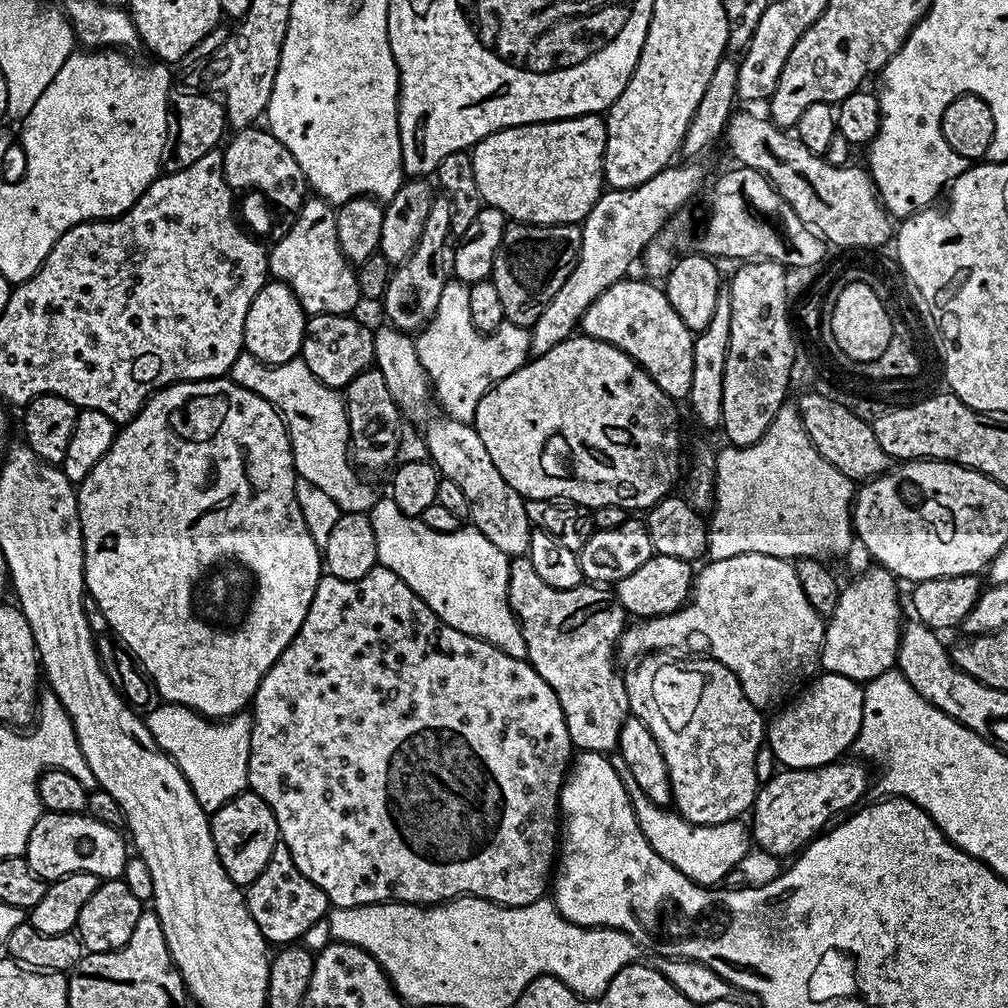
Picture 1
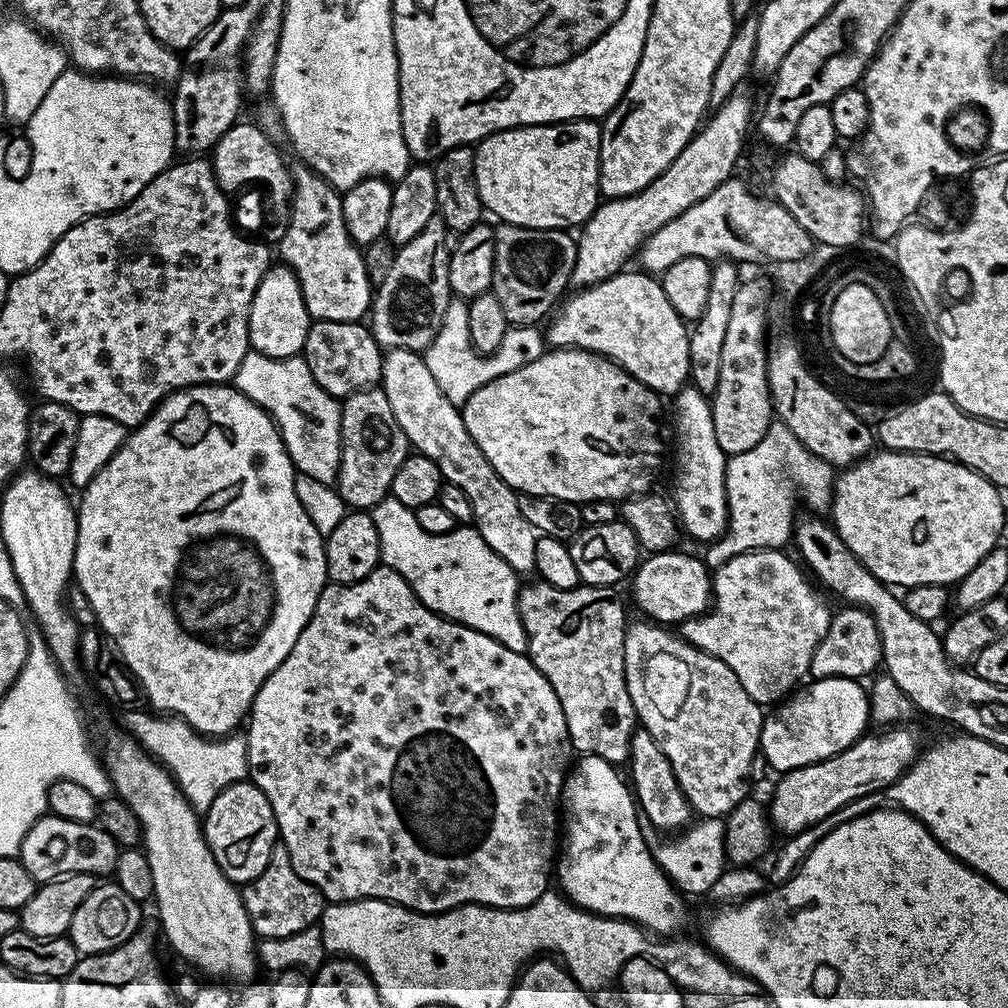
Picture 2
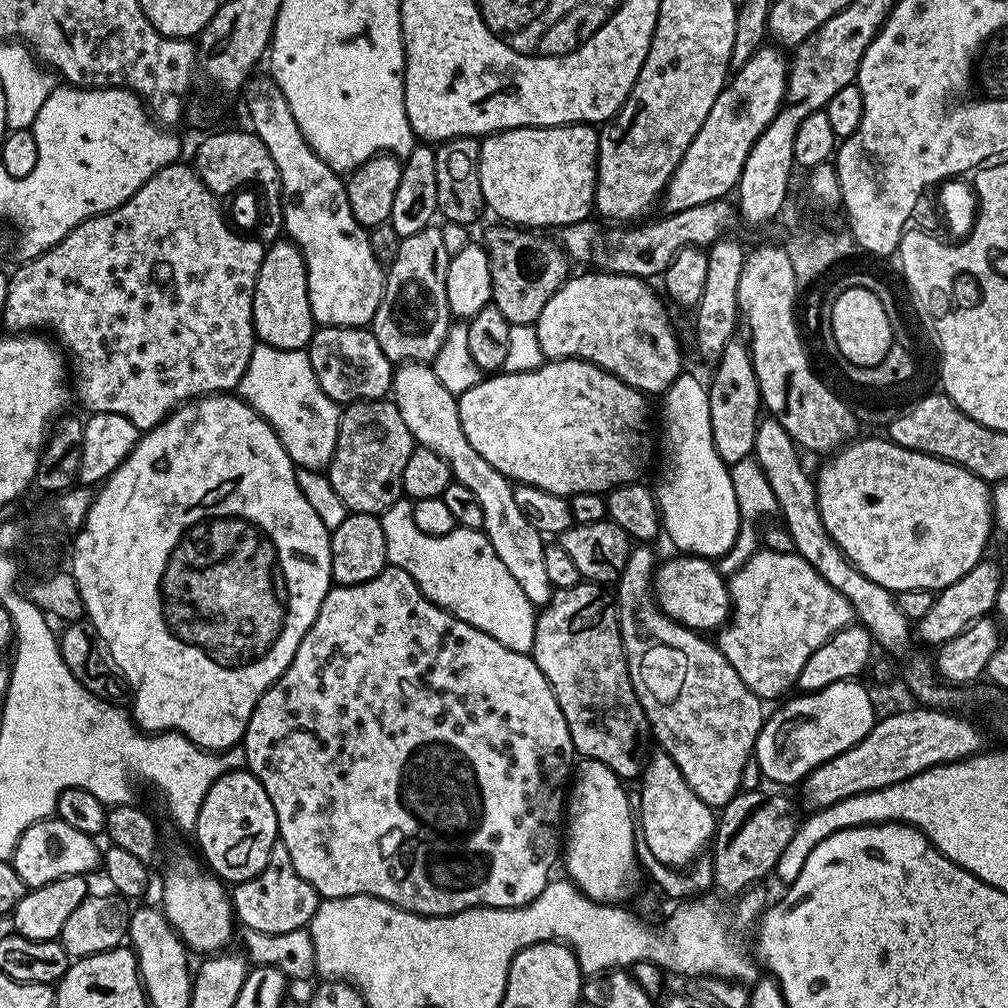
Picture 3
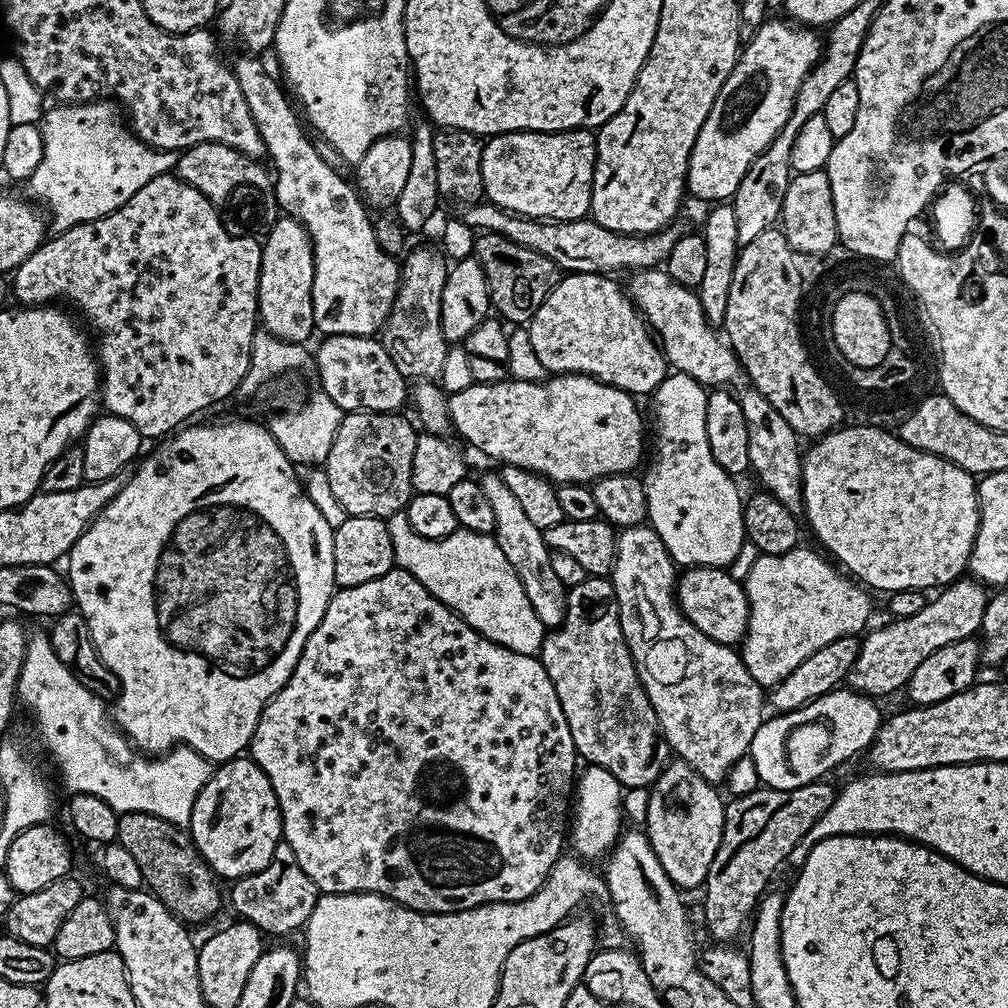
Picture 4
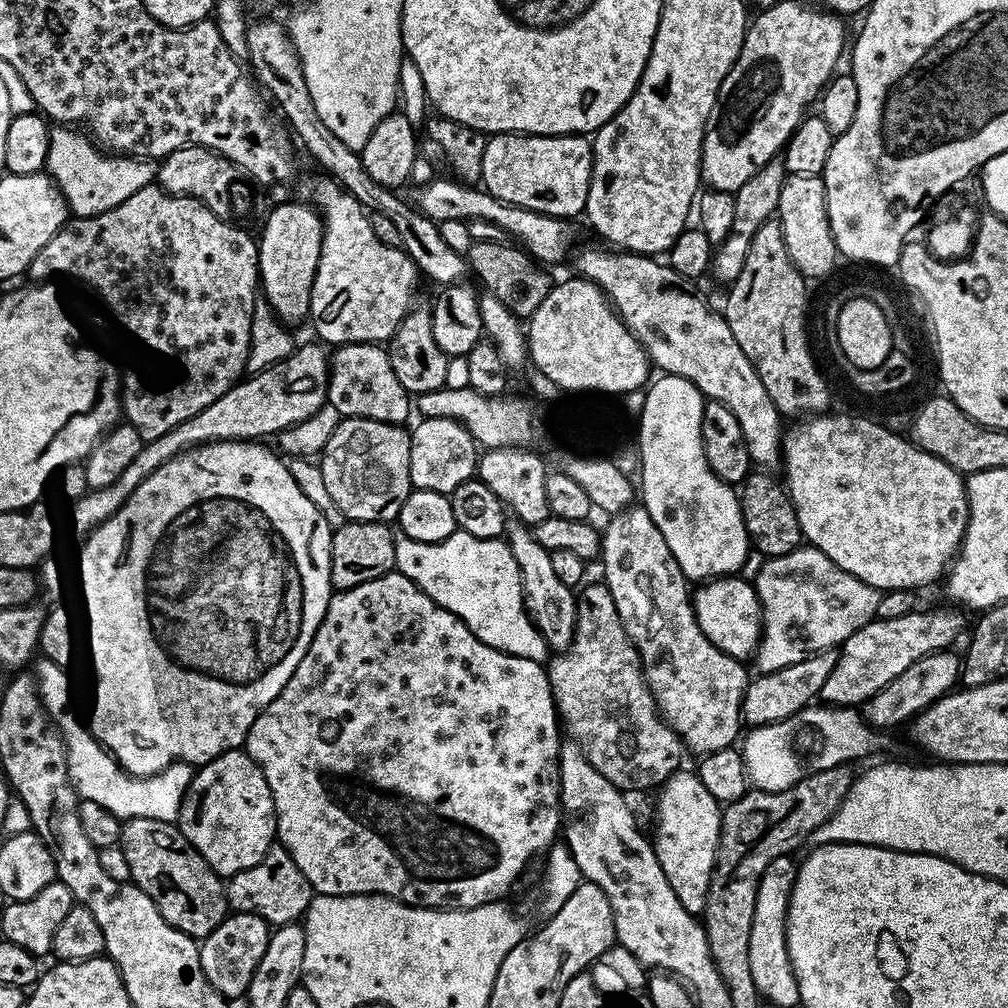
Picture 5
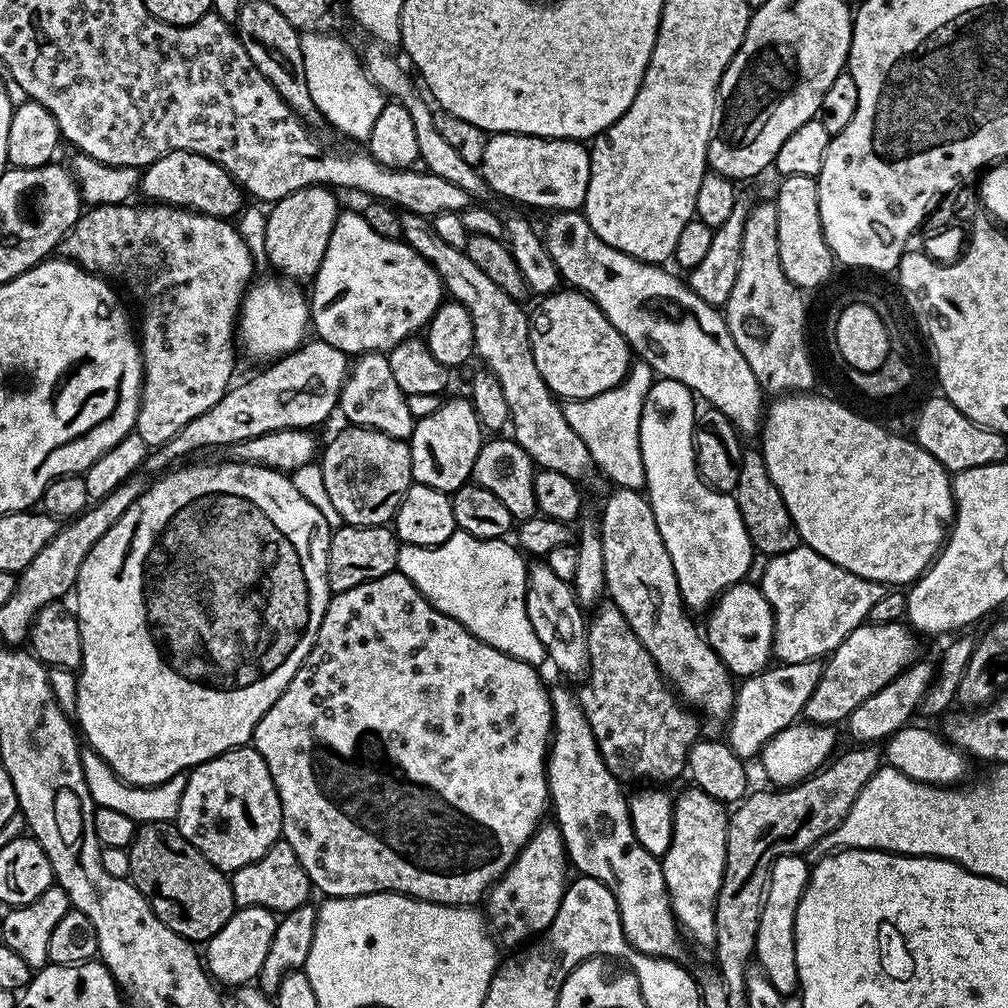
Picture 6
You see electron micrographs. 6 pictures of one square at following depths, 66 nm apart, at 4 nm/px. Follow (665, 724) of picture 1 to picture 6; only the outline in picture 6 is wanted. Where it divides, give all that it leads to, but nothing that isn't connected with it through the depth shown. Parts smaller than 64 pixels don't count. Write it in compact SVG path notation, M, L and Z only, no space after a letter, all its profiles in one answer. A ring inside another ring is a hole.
M616 488L613 493L613 496L605 502L604 513L600 516L600 524L598 523L607 599L616 604L618 610L622 610L626 622L630 622L630 630L638 634L638 642L646 646L650 658L654 658L658 670L669 685L693 709L701 708L712 720L727 721L732 715L732 707L736 704L737 685L734 683L732 673L720 661L716 651L708 645L701 629L699 632L688 617L691 615L689 609L685 608L684 599L678 590L674 562L670 562L670 554L666 550L666 542L662 542L662 534L658 534L658 522L654 522L654 510L648 504L647 495L644 492L635 492L625 488Z

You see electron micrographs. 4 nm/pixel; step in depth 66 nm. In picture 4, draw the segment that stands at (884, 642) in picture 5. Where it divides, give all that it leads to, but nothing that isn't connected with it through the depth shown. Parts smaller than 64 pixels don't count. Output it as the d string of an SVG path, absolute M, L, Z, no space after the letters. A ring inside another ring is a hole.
M961 578L939 589L933 595L936 597L933 600L931 597L924 603L922 610L918 610L918 614L914 614L911 618L902 618L901 620L892 618L889 619L889 624L884 624L881 628L874 629L875 627L873 627L860 640L858 658L854 658L854 664L846 679L847 687L871 698L888 696L891 692L898 691L899 688L901 691L907 685L908 679L914 674L914 670L918 670L918 662L930 658L930 654L934 654L934 650L942 650L942 646L950 646L950 642L962 642L962 638L970 638L979 633L982 626L982 614L986 614L989 595L989 589L981 584L979 580Z

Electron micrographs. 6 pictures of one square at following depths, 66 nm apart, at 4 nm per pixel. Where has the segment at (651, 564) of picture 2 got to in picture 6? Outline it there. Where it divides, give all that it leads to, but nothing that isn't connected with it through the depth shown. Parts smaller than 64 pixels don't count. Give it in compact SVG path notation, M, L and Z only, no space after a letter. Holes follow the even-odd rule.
M747 582L731 584L716 597L708 614L708 632L706 628L708 645L716 651L718 658L733 677L747 678L769 667L774 656L772 643L776 623L770 602L766 602L766 594L762 594L759 584Z

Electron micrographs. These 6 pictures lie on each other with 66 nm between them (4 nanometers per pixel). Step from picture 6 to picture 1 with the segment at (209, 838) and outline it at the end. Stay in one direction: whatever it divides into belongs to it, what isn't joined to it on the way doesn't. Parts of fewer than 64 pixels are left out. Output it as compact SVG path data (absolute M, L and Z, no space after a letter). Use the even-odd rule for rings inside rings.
M245 790L211 813L210 823L214 846L226 874L230 874L235 884L252 884L254 878L258 878L258 874L266 870L266 862L270 862L270 854L274 854L274 846L280 840L278 822L270 806L266 806L266 802L257 792Z

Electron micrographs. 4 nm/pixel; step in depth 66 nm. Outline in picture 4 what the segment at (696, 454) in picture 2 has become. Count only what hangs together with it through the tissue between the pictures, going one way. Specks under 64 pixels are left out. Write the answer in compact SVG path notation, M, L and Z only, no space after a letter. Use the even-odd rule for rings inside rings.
M673 371L651 393L651 400L652 416L656 419L656 461L649 466L648 476L643 477L648 499L647 523L658 534L658 538L662 538L677 566L724 568L734 562L746 543L744 504L736 489L737 481L726 470L722 470L722 466L714 462L714 454L710 454L710 441L706 438L708 392L705 385L684 372Z

